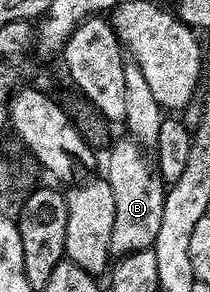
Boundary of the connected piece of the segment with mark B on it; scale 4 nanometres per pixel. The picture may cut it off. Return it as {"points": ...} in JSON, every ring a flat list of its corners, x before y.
{"points":[[124,137,110,142,109,156,105,159,103,178,111,185,115,197,115,225,111,229,110,256,120,257,133,251,147,251,152,248,155,236,159,234,163,218,163,201,166,188,157,174,154,164,144,155,142,144,136,138]]}

